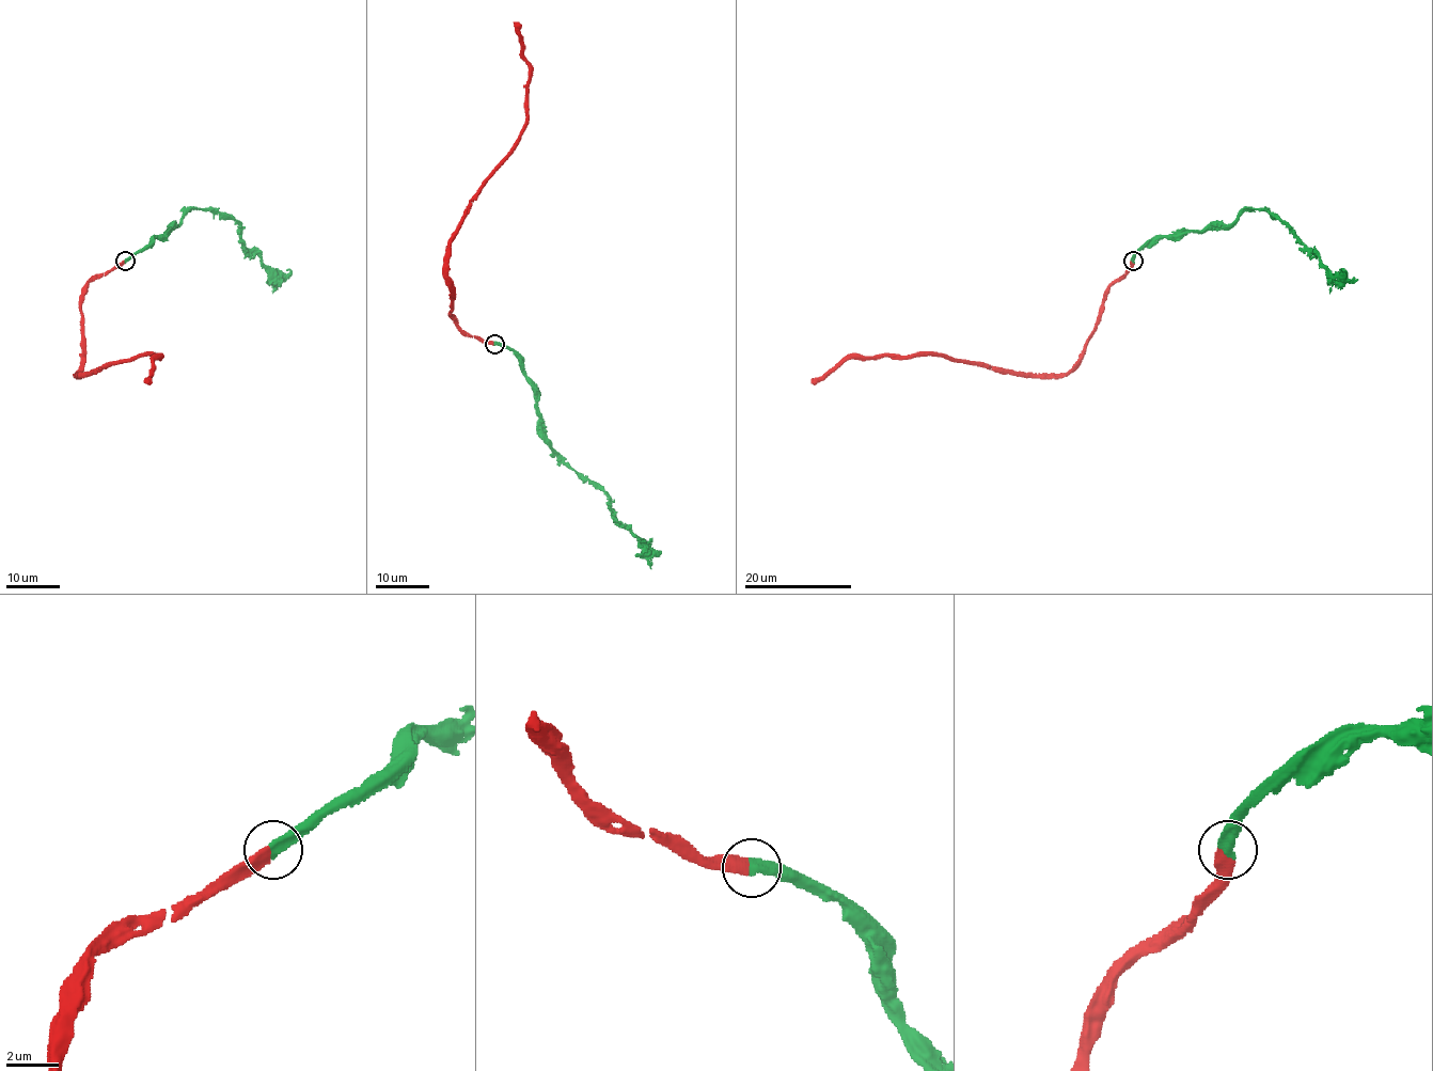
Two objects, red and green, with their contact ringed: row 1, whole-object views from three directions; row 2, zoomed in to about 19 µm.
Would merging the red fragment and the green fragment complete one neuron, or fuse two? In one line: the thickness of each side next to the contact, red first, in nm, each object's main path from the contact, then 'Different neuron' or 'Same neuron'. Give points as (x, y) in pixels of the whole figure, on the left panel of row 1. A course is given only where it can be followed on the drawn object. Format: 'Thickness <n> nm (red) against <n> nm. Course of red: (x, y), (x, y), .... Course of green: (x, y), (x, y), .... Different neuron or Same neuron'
Thickness 380 nm (red) against 400 nm. Course of red: (124, 261), (87, 284), (81, 303), (82, 371), (78, 377), (138, 356), (155, 355), (159, 359), (144, 382). Course of green: (125, 261), (155, 237), (160, 237), (191, 209), (217, 209), (238, 224), (241, 242), (281, 281). Same neuron

